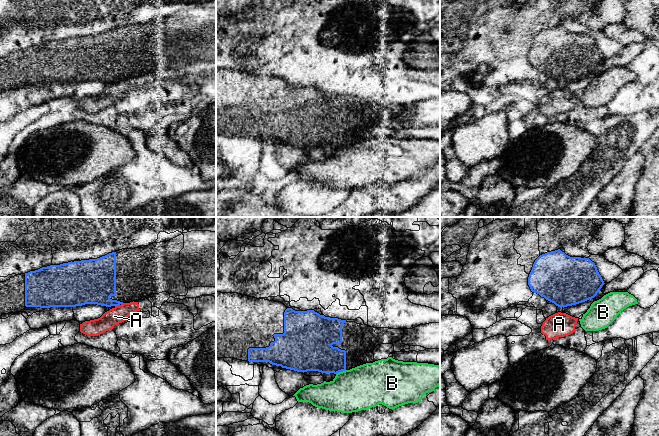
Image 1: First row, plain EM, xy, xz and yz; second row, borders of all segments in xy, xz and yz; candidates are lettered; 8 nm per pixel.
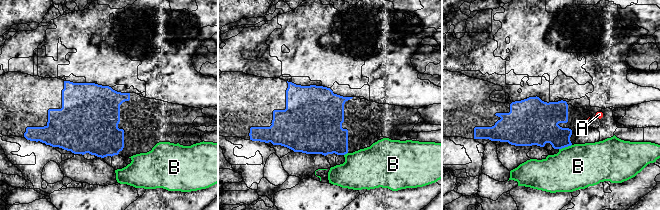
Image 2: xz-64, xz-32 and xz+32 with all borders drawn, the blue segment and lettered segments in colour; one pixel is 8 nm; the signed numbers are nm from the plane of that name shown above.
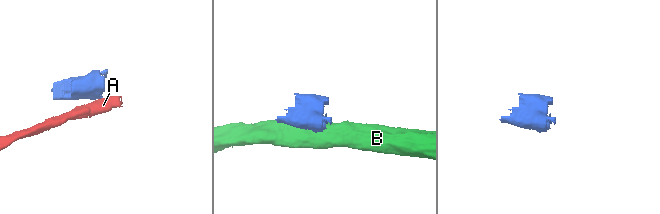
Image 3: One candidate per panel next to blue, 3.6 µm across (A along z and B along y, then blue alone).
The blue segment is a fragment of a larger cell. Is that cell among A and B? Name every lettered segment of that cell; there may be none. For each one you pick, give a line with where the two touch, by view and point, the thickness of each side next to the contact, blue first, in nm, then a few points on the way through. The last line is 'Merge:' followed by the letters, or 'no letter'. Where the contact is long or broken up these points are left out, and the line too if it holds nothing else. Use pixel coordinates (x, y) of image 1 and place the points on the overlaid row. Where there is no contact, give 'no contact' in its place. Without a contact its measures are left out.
Merge: no letter

